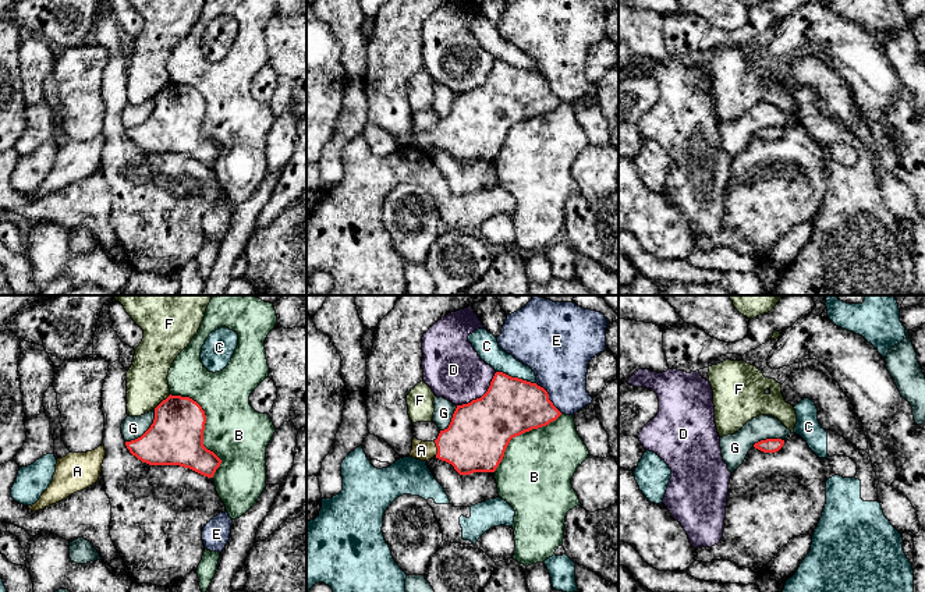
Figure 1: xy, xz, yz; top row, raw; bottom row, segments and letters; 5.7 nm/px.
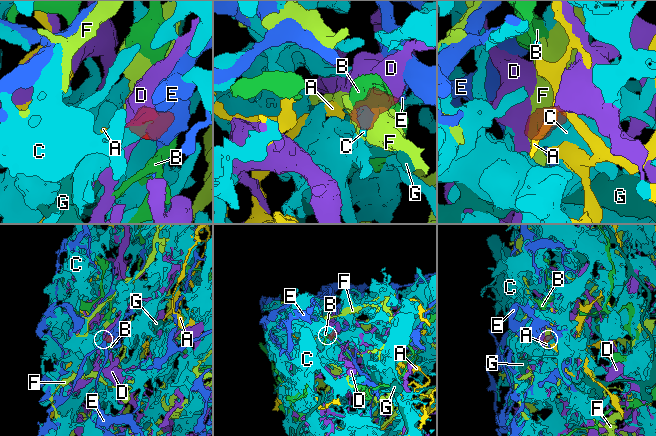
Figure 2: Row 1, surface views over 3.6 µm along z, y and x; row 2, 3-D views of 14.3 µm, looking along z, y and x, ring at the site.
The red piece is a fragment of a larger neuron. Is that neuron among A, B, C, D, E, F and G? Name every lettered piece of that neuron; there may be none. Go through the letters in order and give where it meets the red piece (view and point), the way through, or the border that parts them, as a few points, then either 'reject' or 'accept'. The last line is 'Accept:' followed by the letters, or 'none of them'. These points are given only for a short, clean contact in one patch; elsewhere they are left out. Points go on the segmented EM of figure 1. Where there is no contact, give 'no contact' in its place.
A: xz (438, 449) | across xz (478, 435), (465, 445), (438, 449), (421, 450) | accept
B: xy (204, 428) | reject
C: xz (516, 378) | reject
D: xz (482, 396) | reject
E: xz (548, 397) | reject
F: xy (163, 400) | along xy (170, 394), (153, 408) | reject
G: xy (146, 431) | reject
Accept: A

